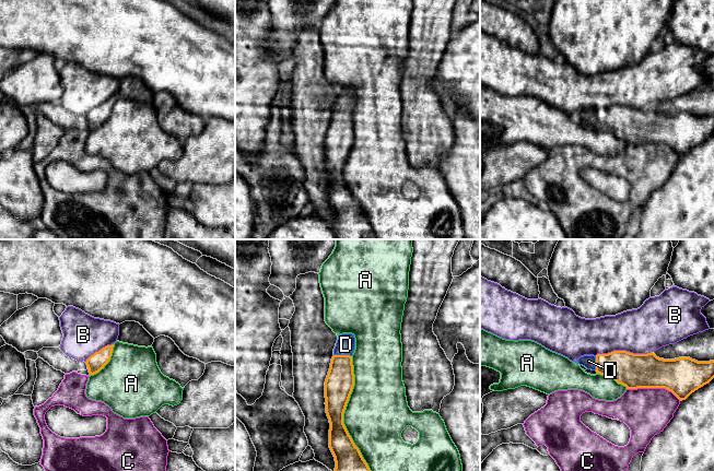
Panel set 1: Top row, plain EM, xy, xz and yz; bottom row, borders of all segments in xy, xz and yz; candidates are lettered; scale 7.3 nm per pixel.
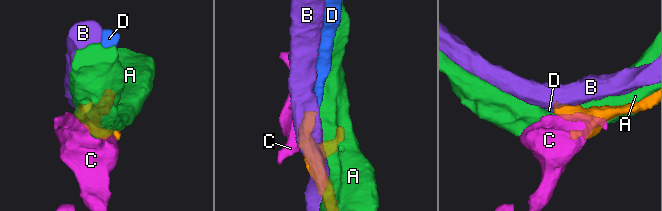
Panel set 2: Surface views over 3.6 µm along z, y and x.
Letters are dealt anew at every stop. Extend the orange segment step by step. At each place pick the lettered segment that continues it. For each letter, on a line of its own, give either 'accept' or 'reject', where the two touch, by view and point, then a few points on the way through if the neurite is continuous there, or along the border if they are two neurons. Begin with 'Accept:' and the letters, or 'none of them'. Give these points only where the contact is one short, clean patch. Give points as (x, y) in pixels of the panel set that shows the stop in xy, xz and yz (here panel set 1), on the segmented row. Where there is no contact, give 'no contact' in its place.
Accept: D
A: reject | xz (343, 412)
B: reject | yz (623, 351)
C: reject | yz (654, 387)
D: accept | xz (342, 355)

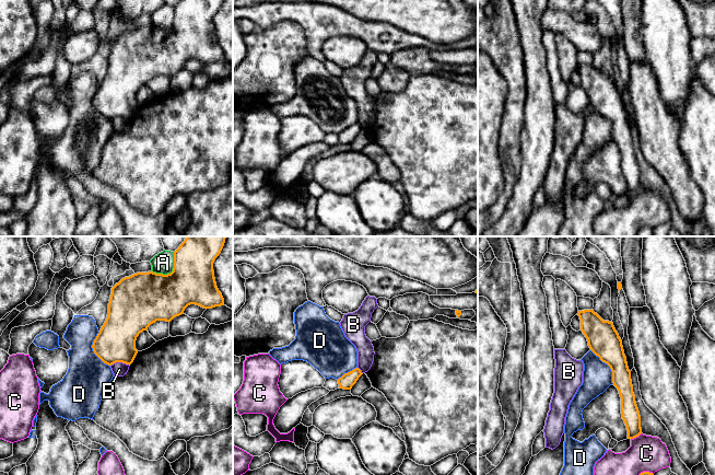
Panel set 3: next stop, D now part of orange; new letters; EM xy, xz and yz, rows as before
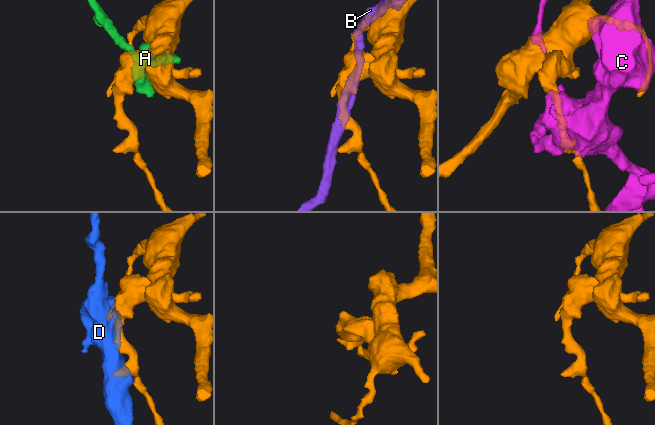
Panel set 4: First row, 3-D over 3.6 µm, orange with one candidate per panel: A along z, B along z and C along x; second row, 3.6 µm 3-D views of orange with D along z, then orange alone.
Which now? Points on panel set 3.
Accept: none of them
A: reject | xy (172, 271) | along xy (174, 252), (174, 267), (170, 273), (156, 274), (152, 271)
B: reject | xy (119, 361) | along xy (129, 365), (114, 362), (110, 366)
C: reject | yz (635, 437)
D: reject | xy (93, 350)

